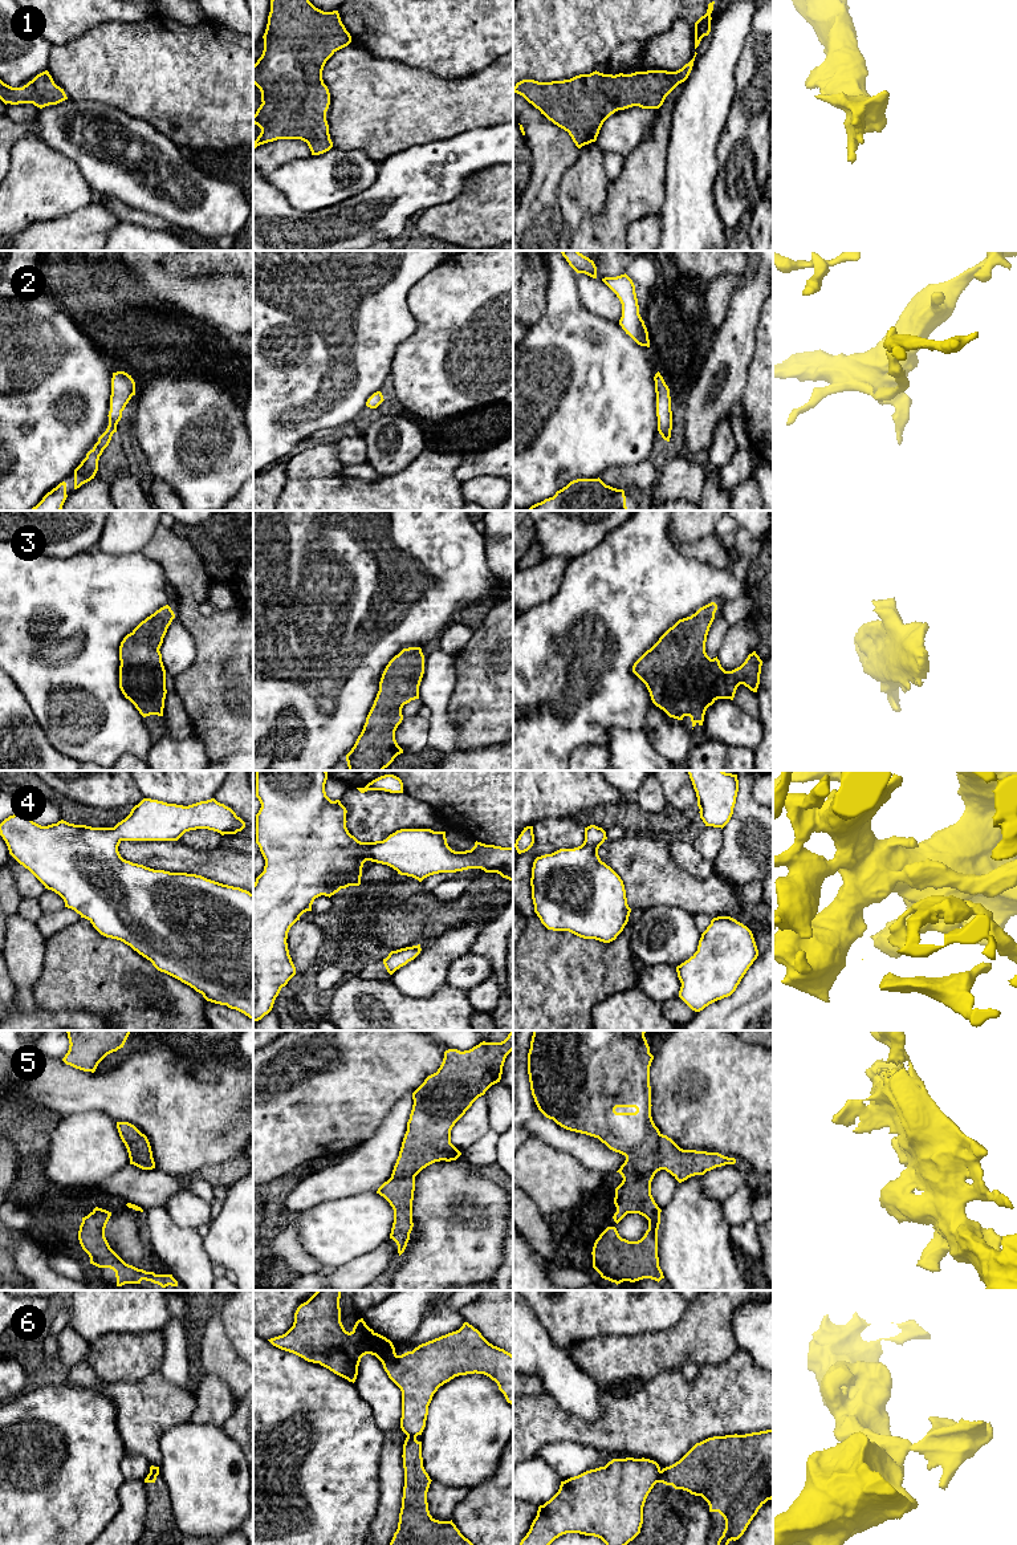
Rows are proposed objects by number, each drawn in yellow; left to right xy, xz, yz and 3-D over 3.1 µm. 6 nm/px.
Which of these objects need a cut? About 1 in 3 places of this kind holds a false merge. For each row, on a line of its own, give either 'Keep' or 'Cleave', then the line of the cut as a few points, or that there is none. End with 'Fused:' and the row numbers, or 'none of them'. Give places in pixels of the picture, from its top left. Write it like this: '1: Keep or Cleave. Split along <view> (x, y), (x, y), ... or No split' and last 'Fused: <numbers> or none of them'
1: Keep. No split
2: Keep. No split
3: Keep. No split
4: Keep. No split
5: Cleave. Split along yz (662, 1134), (659, 1139), (660, 1169)
6: Cleave. Split along yz (660, 1471), (655, 1482)
Fused: 5, 6

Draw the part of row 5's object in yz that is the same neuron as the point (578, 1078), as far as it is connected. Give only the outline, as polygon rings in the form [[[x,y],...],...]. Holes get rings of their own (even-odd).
[[[533,1030],[530,1049],[528,1053],[528,1074],[530,1082],[532,1095],[538,1110],[549,1119],[553,1119],[561,1127],[586,1134],[594,1138],[598,1138],[602,1143],[605,1143],[610,1150],[619,1152],[626,1156],[625,1163],[617,1171],[622,1175],[622,1183],[615,1188],[614,1204],[617,1207],[617,1212],[613,1219],[618,1224],[627,1213],[639,1213],[648,1220],[648,1229],[644,1236],[638,1241],[628,1241],[622,1239],[615,1227],[607,1227],[599,1237],[595,1240],[593,1247],[593,1268],[601,1274],[602,1278],[615,1282],[617,1285],[623,1281],[635,1282],[643,1278],[651,1278],[655,1281],[660,1281],[664,1278],[663,1272],[659,1267],[658,1257],[658,1229],[660,1224],[660,1212],[662,1209],[655,1203],[651,1195],[651,1182],[658,1171],[662,1170],[660,1158],[659,1158],[659,1139],[660,1131],[655,1126],[651,1117],[651,1086],[650,1086],[650,1066],[654,1060],[654,1056],[650,1053],[650,1046],[644,1037],[644,1030]]]

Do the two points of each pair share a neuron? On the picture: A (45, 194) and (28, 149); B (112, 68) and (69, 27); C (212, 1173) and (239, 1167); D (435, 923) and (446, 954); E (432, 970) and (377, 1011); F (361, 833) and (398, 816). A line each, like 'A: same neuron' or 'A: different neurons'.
A: same neuron
B: different neurons
C: same neuron
D: different neurons
E: different neurons
F: same neuron

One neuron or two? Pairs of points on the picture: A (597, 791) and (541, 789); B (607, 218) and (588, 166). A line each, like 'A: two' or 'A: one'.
A: one
B: two

